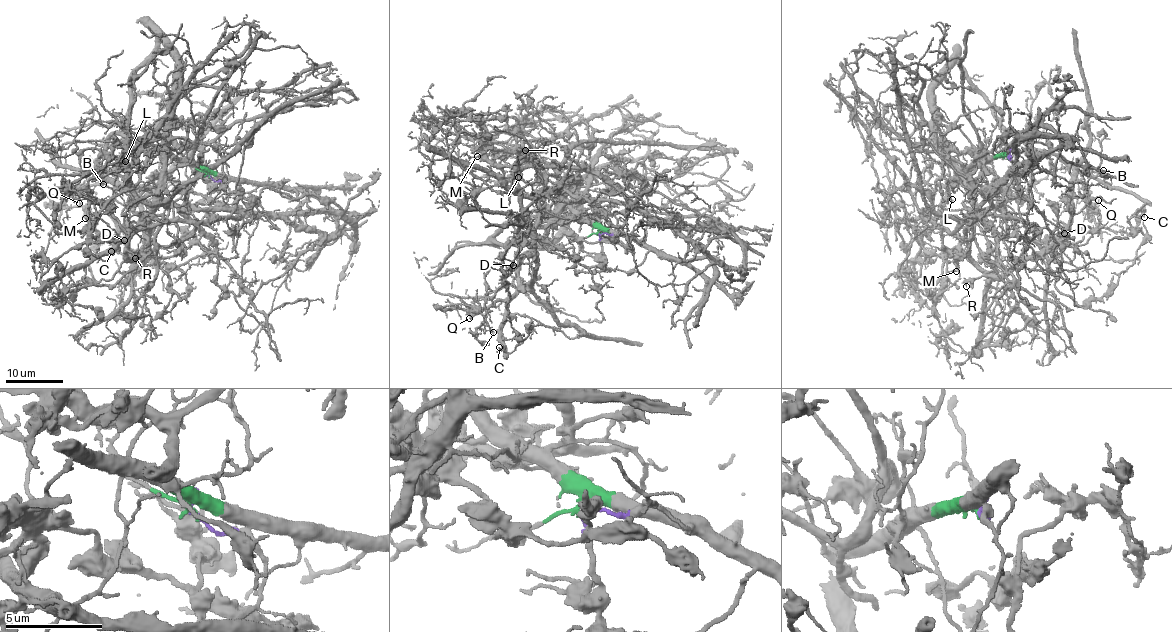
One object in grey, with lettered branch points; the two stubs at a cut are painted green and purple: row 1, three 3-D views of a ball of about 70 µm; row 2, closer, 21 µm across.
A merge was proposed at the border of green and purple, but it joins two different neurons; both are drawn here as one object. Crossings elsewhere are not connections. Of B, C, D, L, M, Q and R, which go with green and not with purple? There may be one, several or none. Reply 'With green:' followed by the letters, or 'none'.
With green: B, C, D, L, M, Q, R

